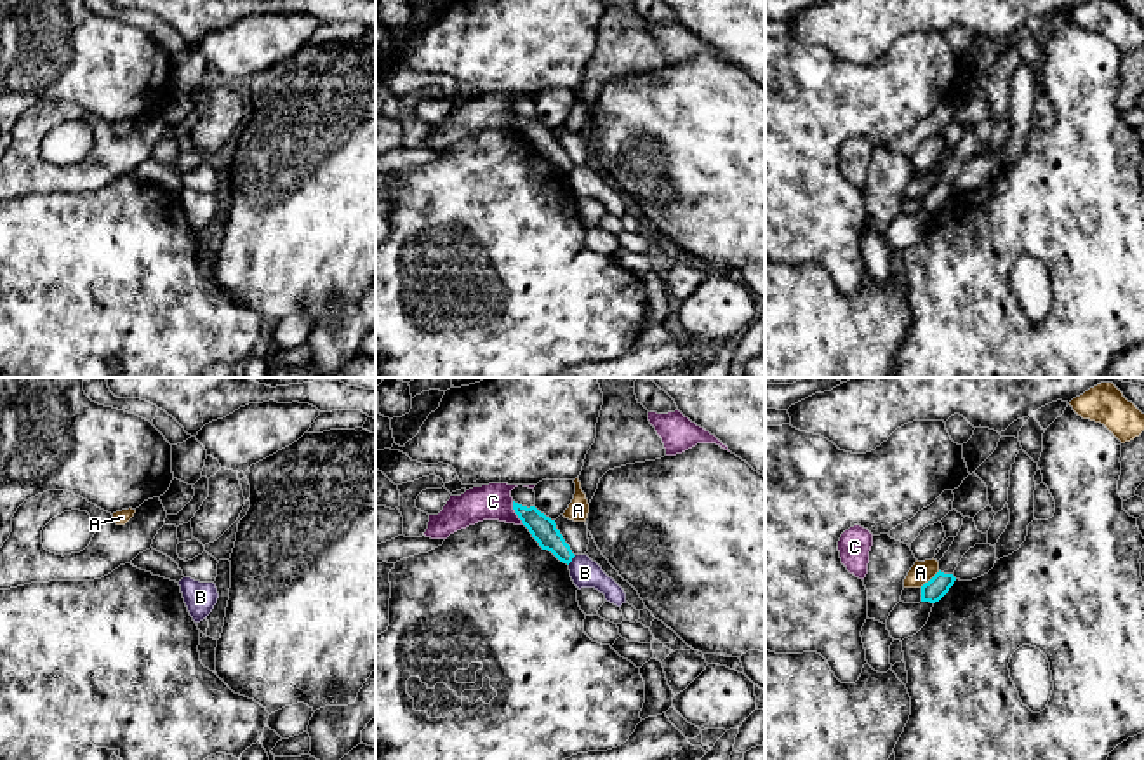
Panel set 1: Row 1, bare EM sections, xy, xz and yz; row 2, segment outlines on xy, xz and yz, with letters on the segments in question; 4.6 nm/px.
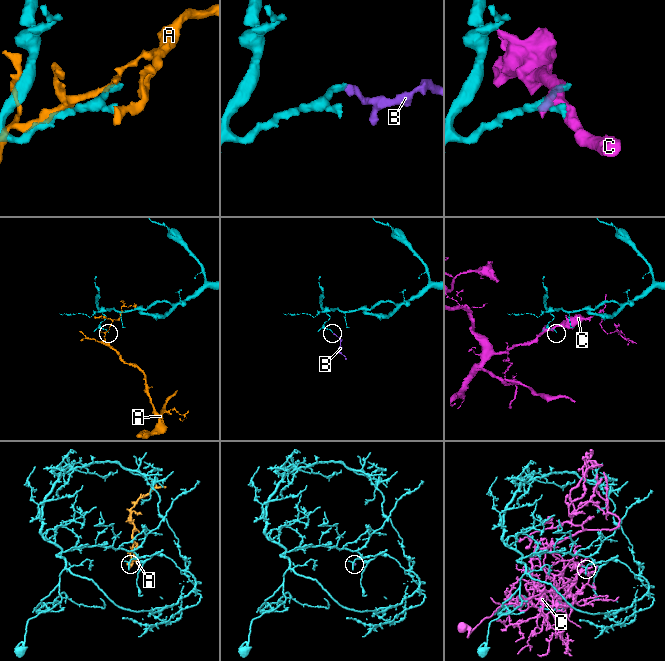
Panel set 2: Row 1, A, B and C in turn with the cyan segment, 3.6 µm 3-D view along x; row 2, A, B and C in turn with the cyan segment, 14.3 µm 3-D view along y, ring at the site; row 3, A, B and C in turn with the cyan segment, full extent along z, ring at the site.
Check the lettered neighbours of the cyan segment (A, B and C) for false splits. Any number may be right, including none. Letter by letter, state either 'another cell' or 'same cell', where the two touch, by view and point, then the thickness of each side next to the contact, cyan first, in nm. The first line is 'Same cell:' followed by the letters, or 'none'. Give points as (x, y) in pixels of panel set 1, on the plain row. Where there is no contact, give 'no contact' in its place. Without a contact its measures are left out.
Same cell: none
A: another cell; meets cyan in yz at (931, 190); 100 nm thick on the cyan side, 100 nm on the other
B: another cell; meets cyan in xz at (571, 171); 120 nm thick on the cyan side, 140 nm on the other
C: another cell; meets cyan in xz at (515, 122); 120 nm thick on the cyan side, 170 nm on the other

